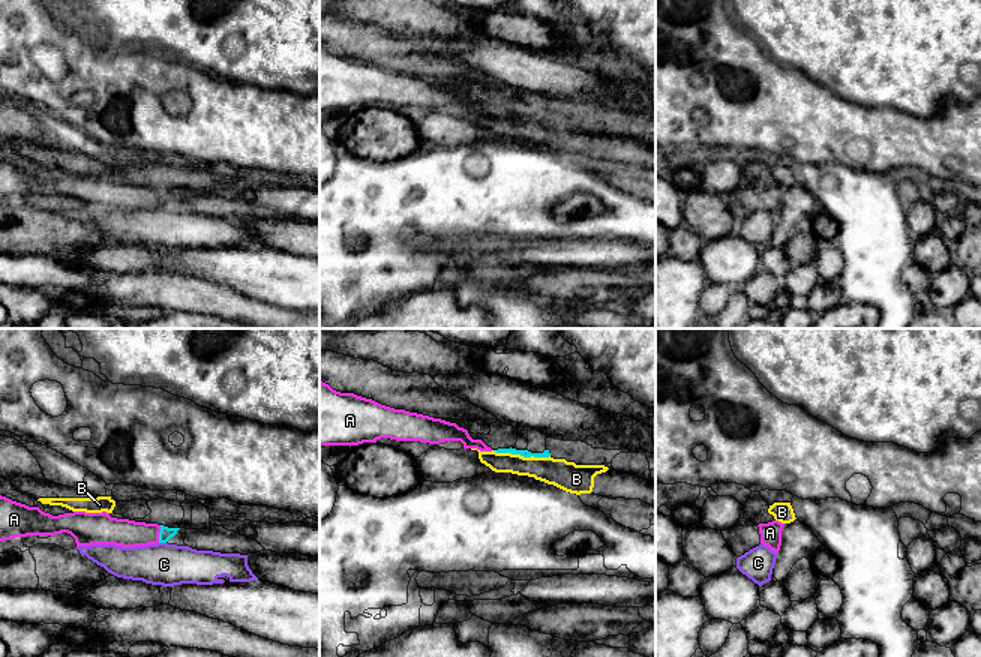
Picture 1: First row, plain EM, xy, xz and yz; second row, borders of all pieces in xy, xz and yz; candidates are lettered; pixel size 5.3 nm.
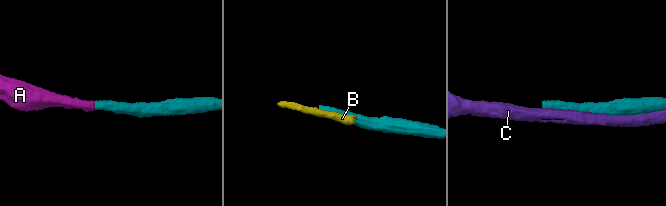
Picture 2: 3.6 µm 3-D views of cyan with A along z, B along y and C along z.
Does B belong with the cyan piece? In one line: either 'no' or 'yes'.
no

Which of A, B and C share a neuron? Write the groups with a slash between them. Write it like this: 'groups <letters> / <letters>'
groups A / B / C

